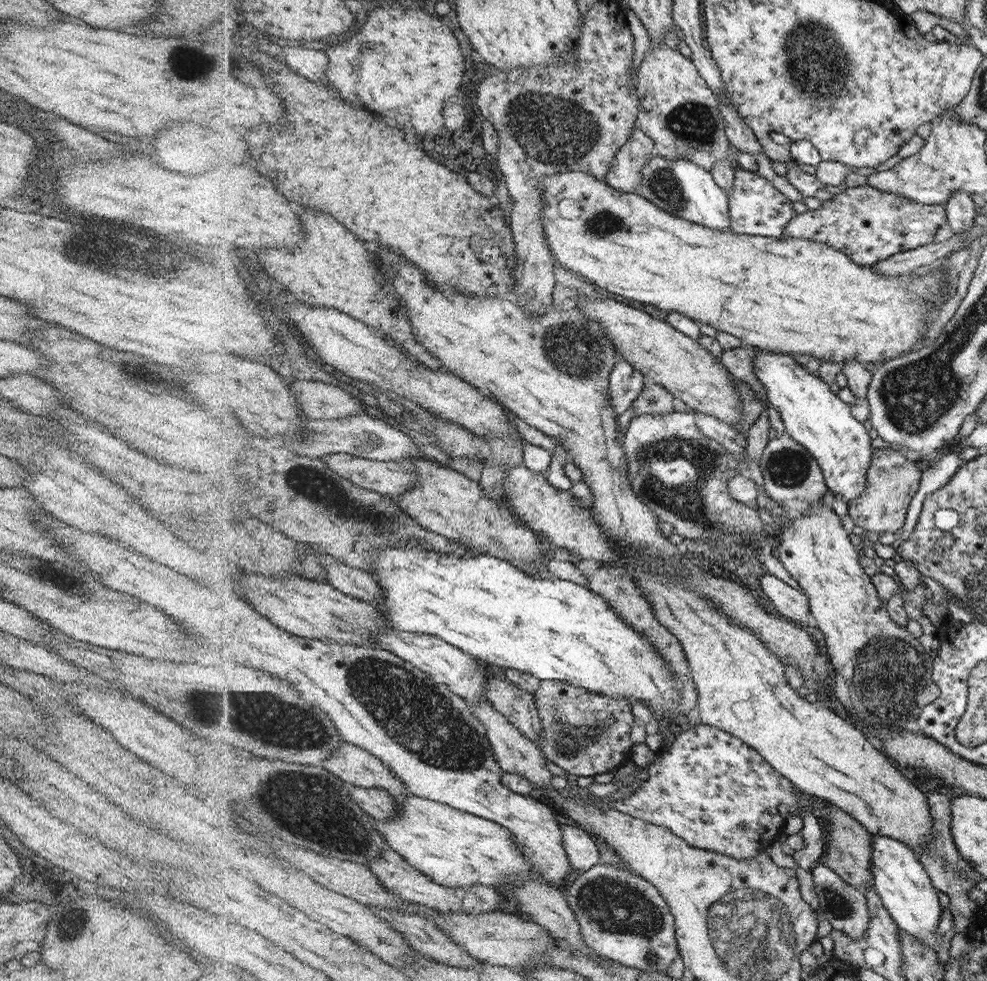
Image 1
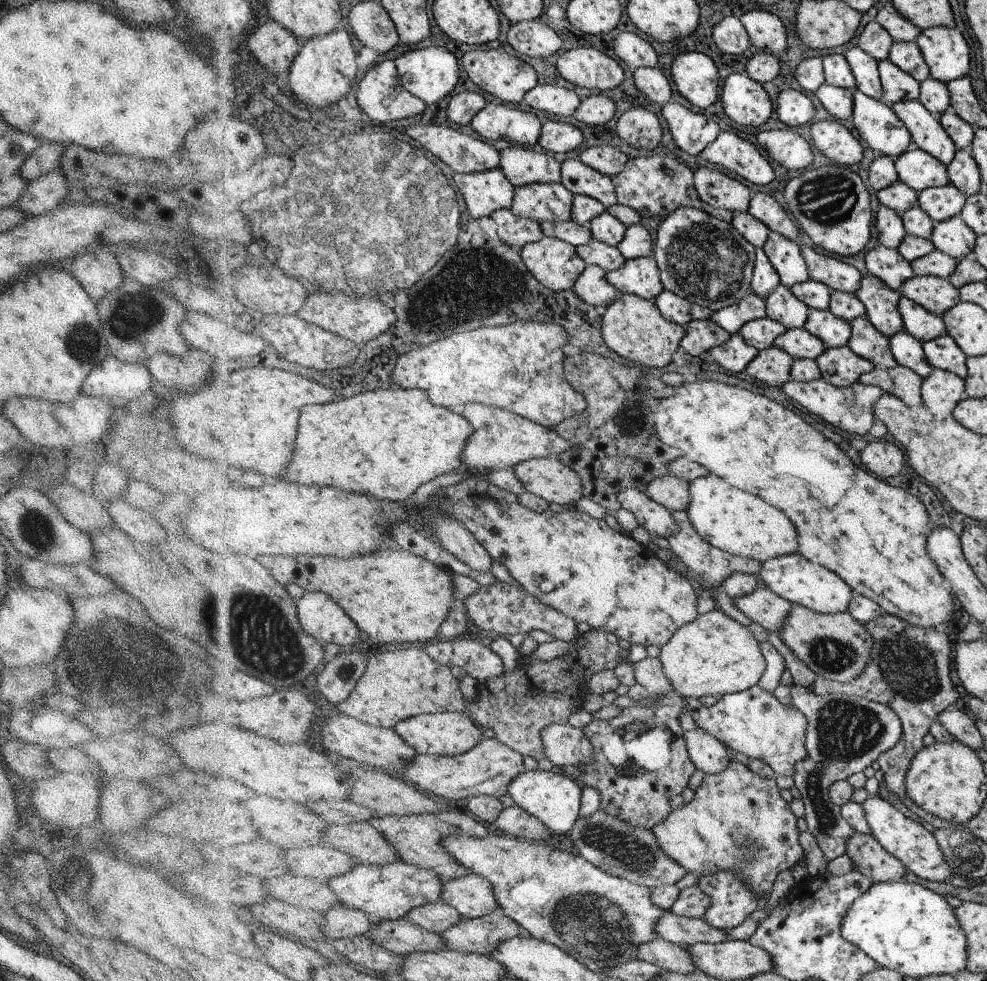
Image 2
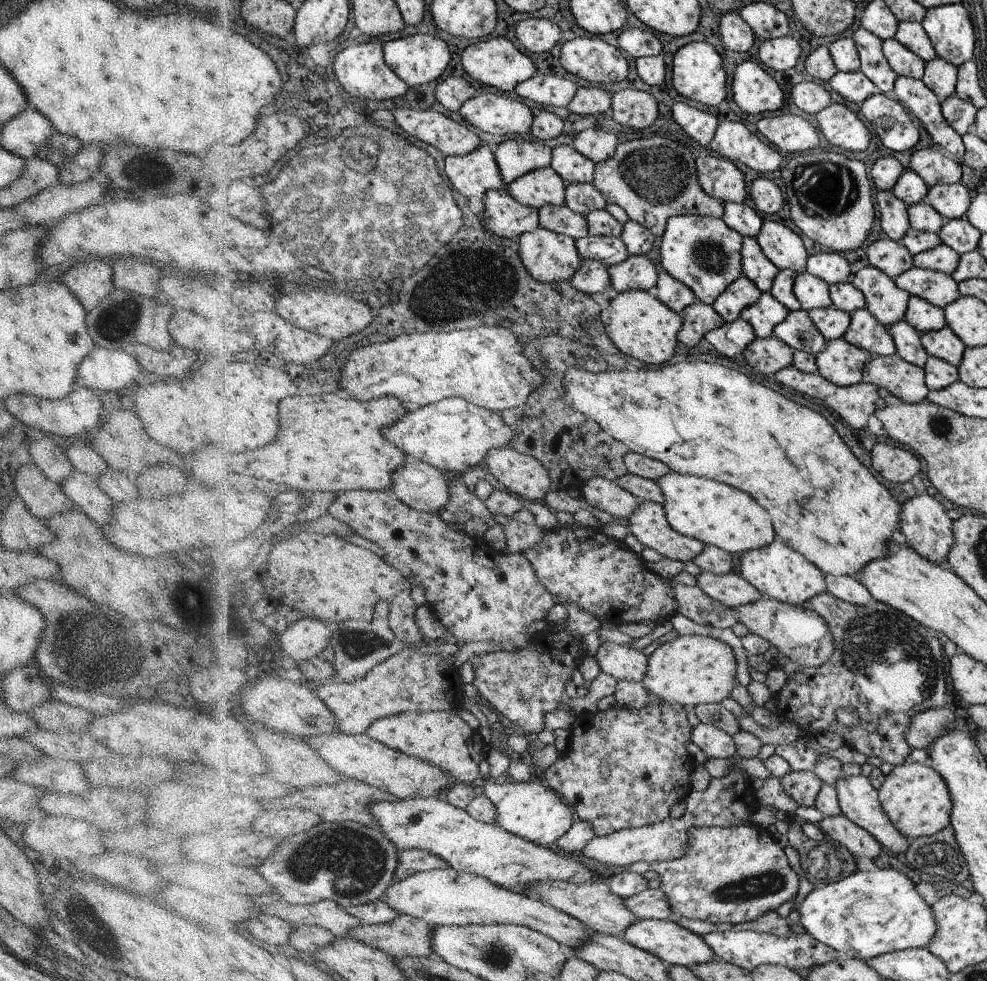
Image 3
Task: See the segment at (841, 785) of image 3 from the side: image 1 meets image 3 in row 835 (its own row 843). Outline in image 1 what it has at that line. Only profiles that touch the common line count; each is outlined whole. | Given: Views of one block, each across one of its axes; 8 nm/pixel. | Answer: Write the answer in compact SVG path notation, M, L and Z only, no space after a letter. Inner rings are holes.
M872 835L871 874L874 878L873 889L878 892L884 908L890 912L890 916L895 920L897 926L904 932L914 935L916 939L920 939L922 943L928 943L934 951L938 952L936 947L940 947L942 937L944 937L944 934L936 932L942 914L942 906L938 899L937 889L931 884L931 878L927 874L926 868L918 860L918 854L894 838L884 837L884 835Z

